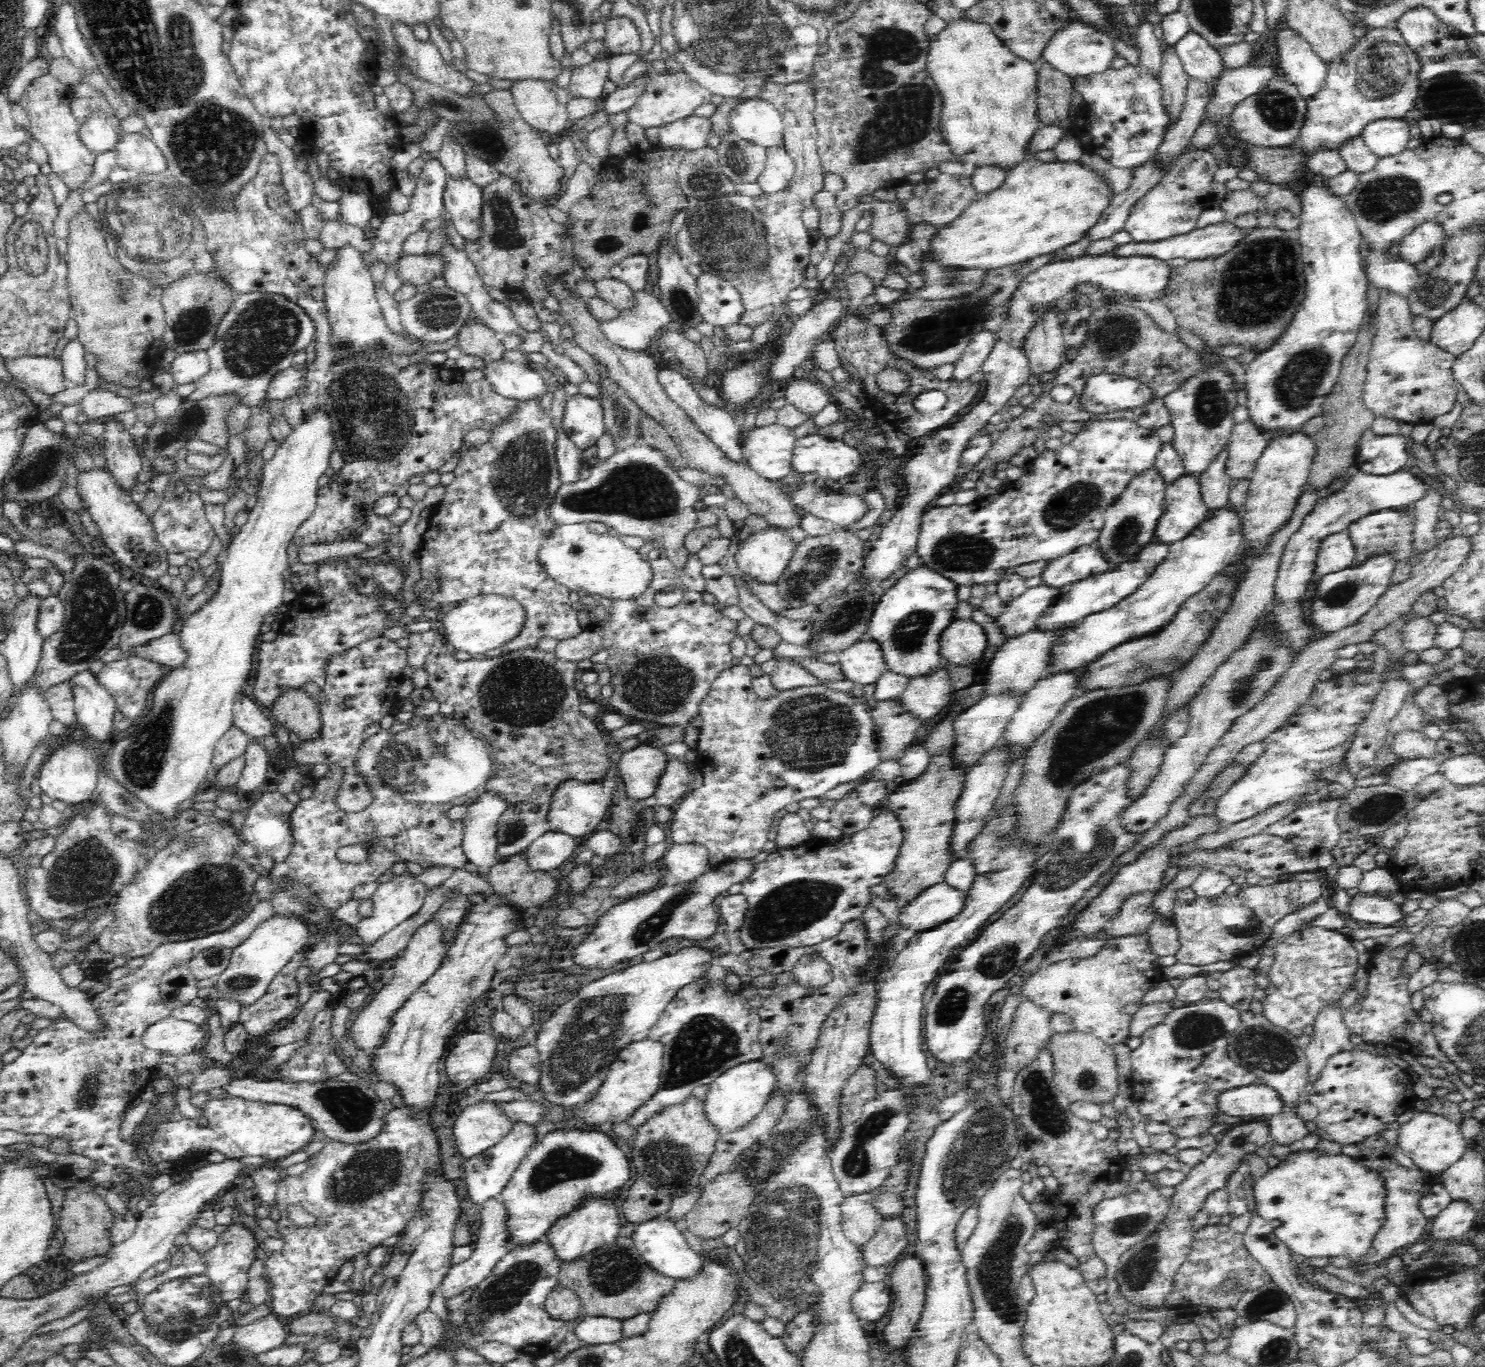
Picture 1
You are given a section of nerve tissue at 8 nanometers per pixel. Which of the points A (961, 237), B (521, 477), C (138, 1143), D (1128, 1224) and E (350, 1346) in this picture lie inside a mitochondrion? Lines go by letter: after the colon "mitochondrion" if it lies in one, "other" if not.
A: other
B: mitochondrion
C: other
D: mitochondrion
E: other

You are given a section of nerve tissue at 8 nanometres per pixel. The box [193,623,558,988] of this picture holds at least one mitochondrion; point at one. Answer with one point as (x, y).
(405, 761)

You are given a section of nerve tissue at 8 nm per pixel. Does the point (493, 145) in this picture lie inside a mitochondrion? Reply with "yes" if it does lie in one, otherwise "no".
yes

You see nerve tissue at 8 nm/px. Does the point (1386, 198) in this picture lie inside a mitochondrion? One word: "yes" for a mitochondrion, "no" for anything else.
yes

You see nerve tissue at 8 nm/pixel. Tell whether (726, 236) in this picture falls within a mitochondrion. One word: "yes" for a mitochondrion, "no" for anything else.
yes

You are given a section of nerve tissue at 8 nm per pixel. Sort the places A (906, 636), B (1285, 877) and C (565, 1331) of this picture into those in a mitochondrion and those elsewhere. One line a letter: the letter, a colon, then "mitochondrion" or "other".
A: mitochondrion
B: other
C: other

